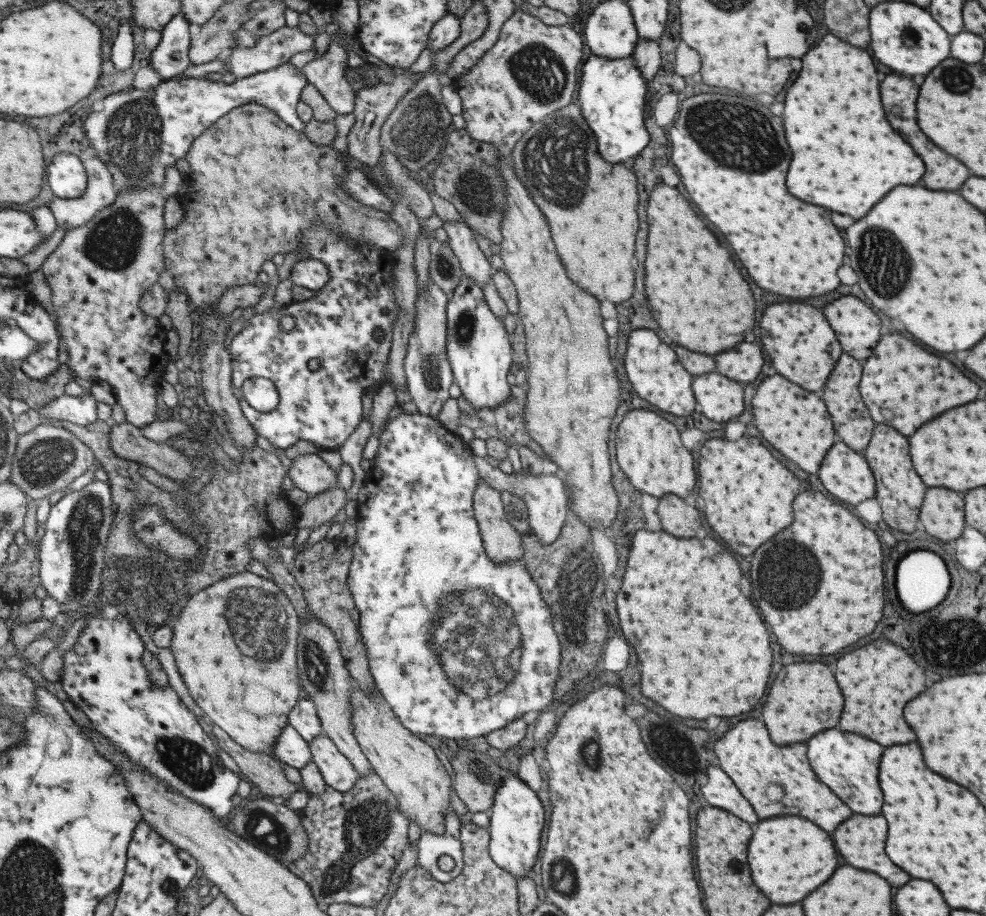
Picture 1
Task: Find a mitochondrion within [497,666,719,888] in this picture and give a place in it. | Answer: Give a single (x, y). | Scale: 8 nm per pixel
(591, 751)

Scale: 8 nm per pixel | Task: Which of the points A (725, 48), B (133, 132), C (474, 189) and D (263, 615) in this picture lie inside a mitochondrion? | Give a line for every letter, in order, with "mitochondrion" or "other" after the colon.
A: other
B: mitochondrion
C: mitochondrion
D: mitochondrion

